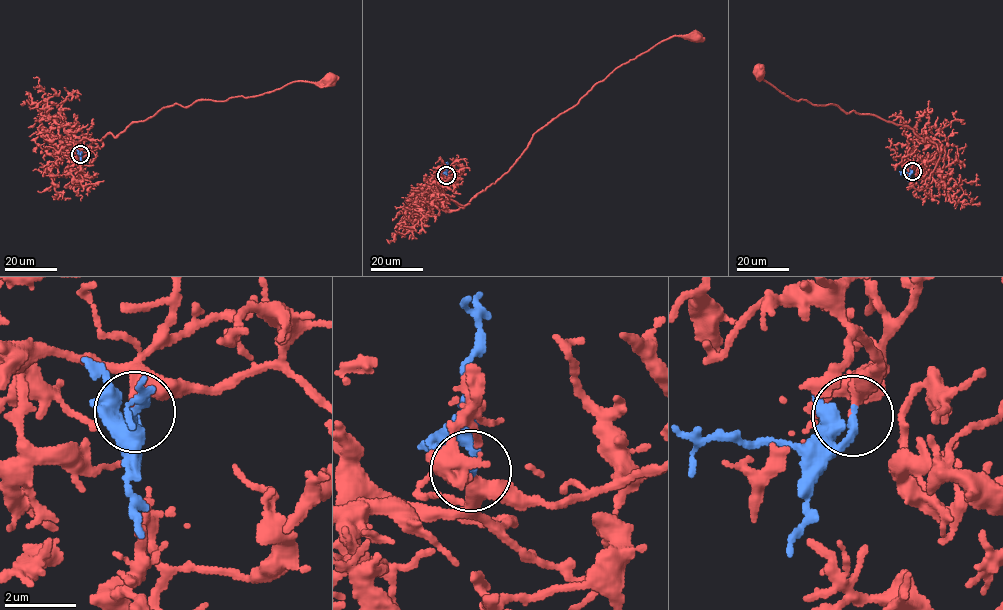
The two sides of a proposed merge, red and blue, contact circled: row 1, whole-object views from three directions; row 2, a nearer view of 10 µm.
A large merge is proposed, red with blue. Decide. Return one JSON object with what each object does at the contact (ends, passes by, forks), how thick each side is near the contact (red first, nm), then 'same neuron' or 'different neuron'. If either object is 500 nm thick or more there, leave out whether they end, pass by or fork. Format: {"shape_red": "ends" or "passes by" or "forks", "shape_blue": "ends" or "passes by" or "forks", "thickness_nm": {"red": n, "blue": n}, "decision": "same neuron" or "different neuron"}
{"shape_red": "ends", "shape_blue": "ends", "thickness_nm": {"red": 360, "blue": 320}, "decision": "same neuron"}

